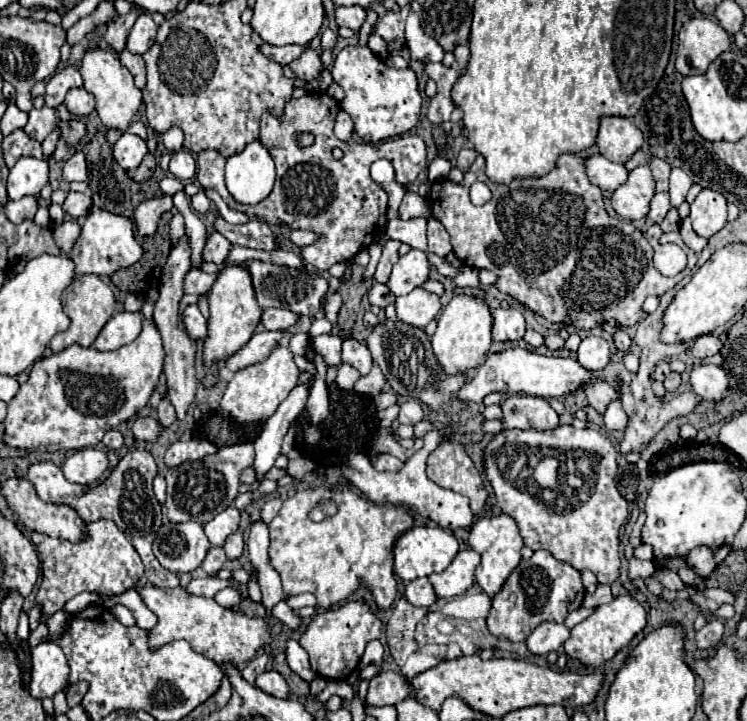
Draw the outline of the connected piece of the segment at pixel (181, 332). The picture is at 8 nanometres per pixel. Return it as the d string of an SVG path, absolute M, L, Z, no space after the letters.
M183 234L181 242L173 244L173 248L171 248L171 254L167 258L167 264L165 264L163 276L161 276L159 300L155 302L155 322L163 336L163 346L165 346L165 354L167 354L167 358L165 358L165 376L167 376L165 398L169 398L169 402L173 402L179 420L185 420L187 410L193 404L195 392L197 392L197 372L195 372L197 346L195 346L195 340L189 338L189 334L185 334L185 328L181 326L181 320L179 320L179 300L183 296L183 278L189 270L191 270L189 236Z

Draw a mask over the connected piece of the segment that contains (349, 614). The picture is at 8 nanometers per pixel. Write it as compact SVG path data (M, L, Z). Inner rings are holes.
M347 602L337 610L329 610L313 618L307 630L301 634L299 644L307 650L311 666L327 680L345 680L353 670L357 670L359 660L367 642L377 640L381 634L381 622L371 614L369 606L363 602Z

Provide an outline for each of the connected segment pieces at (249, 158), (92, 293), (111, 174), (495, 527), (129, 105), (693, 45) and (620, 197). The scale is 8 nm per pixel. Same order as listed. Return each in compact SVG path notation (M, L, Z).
M259 140L249 142L239 154L227 158L225 184L241 204L257 204L269 196L275 182L275 164Z
M87 274L87 276L77 276L65 290L61 296L63 302L63 310L65 314L71 318L71 326L65 332L59 332L53 336L51 340L51 350L53 352L61 352L71 344L79 344L79 346L91 346L97 338L97 334L101 332L101 328L105 326L105 322L111 318L111 314L115 312L115 296L109 288L107 282L103 282L99 276L95 274Z
M99 132L91 142L85 144L85 156L87 156L87 166L89 166L89 188L93 190L93 204L97 208L109 210L111 214L121 214L125 218L131 218L131 214L139 202L161 194L157 180L149 178L143 182L135 182L127 176L127 172L115 162L115 158L111 154L111 144L105 140L105 134Z
M507 514L493 516L493 518L479 518L469 530L469 546L475 552L479 552L479 556L481 556L481 564L477 566L475 580L477 580L479 588L485 590L485 594L489 594L489 598L493 598L493 594L497 594L497 590L501 590L501 586L505 584L505 578L509 578L509 574L521 562L523 538L519 536L515 520L509 518Z
M93 46L91 50L85 52L81 60L81 76L85 82L85 90L91 92L97 100L97 114L103 120L107 128L121 128L123 132L129 128L131 118L141 106L141 90L133 84L133 76L125 66L121 66L119 58L111 50L103 50L99 46Z
M693 18L679 30L675 68L683 76L705 74L709 64L731 50L731 36L709 18Z
M639 166L629 172L629 180L611 196L613 210L625 220L641 220L649 214L649 202L655 194L655 182L649 166Z

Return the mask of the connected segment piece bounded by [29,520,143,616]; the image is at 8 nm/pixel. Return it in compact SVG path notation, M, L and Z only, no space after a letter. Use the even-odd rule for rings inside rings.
M111 520L91 522L85 526L85 532L89 540L79 544L71 544L61 538L51 538L35 530L29 532L29 538L41 554L43 562L43 578L35 602L43 606L45 616L63 610L65 602L77 596L79 592L95 592L103 598L115 596L127 592L129 588L135 588L139 578L143 576L143 562L139 554Z

